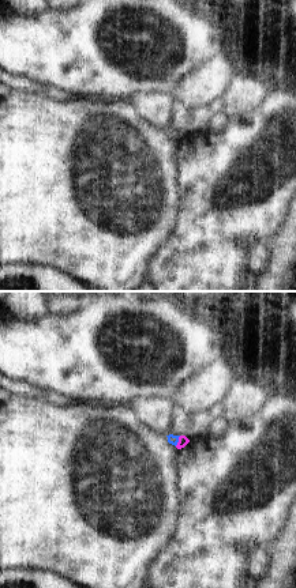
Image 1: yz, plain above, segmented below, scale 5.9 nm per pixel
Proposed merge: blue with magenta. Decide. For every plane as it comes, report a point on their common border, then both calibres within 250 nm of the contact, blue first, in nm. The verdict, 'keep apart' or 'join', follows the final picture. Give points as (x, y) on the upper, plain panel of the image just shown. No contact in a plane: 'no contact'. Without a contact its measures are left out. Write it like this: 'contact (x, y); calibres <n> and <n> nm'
contact (178, 136); calibres 60 and 60 nm

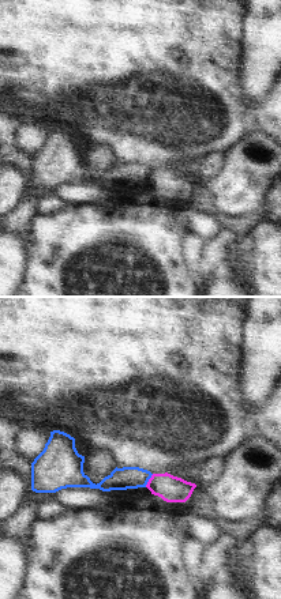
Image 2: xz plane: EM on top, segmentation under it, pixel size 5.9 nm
contact (148, 176); calibres 130 and 160 nm

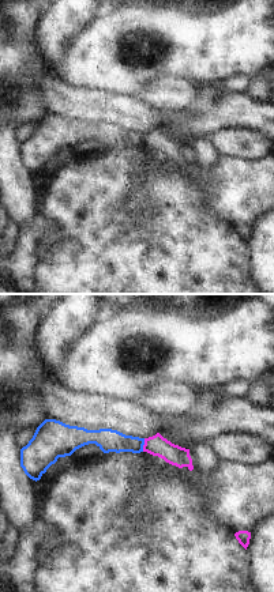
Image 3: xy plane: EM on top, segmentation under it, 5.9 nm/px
contact (143, 139); calibres 140 and 120 nm

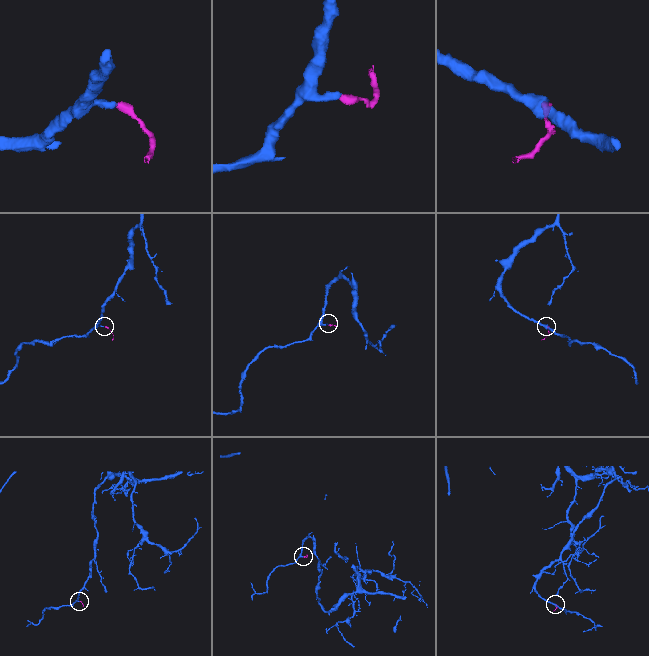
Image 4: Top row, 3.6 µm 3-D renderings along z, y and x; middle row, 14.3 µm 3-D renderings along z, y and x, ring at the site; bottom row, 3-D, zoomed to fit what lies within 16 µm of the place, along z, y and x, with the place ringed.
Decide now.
keep apart

